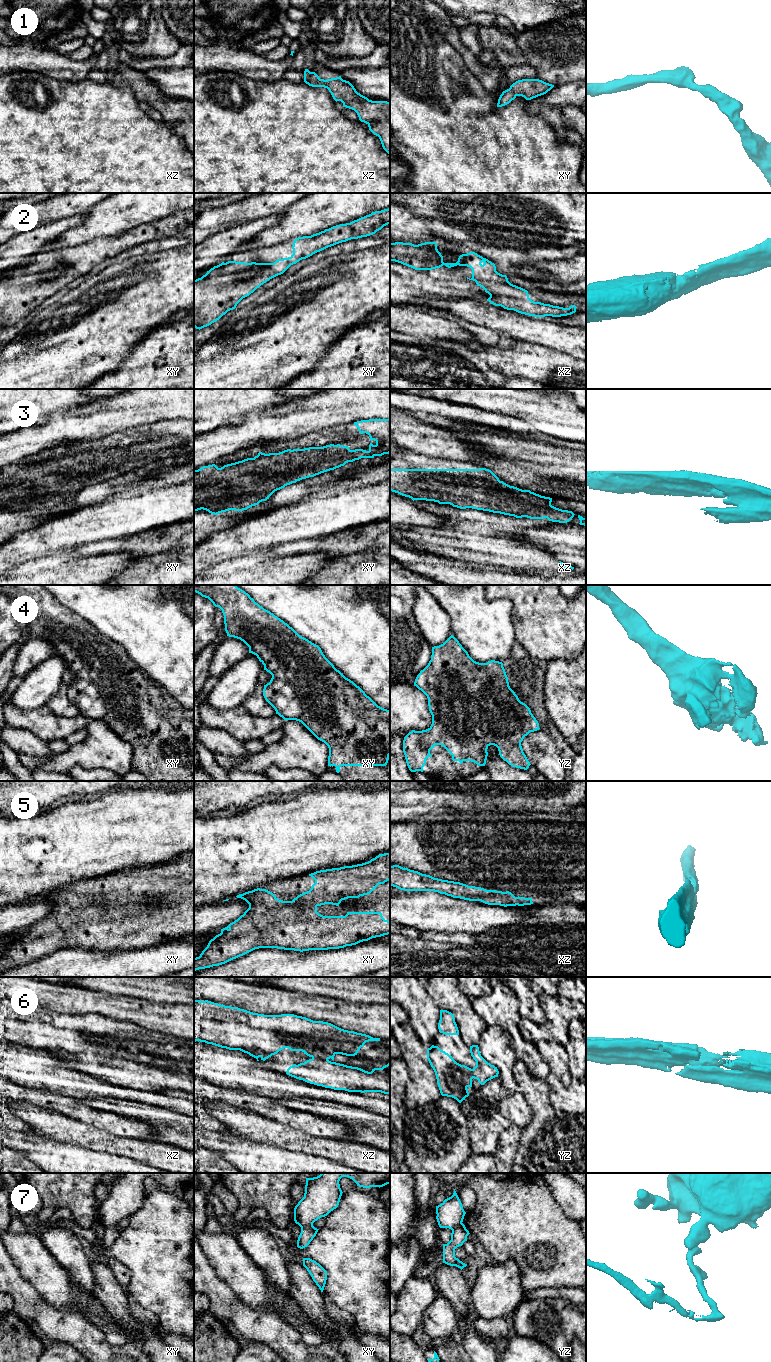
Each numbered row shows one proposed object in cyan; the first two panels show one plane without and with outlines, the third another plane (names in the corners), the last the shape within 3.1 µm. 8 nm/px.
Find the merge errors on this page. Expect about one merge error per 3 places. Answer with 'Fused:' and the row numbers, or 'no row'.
Fused: 7

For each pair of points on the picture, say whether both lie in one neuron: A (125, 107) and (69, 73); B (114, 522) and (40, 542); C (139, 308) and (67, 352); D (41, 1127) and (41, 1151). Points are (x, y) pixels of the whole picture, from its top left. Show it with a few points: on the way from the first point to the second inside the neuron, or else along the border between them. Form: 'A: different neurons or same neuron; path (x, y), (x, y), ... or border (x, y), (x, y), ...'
A: different neurons; border (86, 77), (72, 81), (56, 79)
B: same neuron; path (96, 523), (87, 524), (58, 534)
C: same neuron; path (121, 308), (118, 308), (85, 341)
D: different neurons; border (32, 1132), (61, 1142)

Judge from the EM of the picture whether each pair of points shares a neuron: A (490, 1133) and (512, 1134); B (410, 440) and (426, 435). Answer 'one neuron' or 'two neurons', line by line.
A: two neurons
B: one neuron

